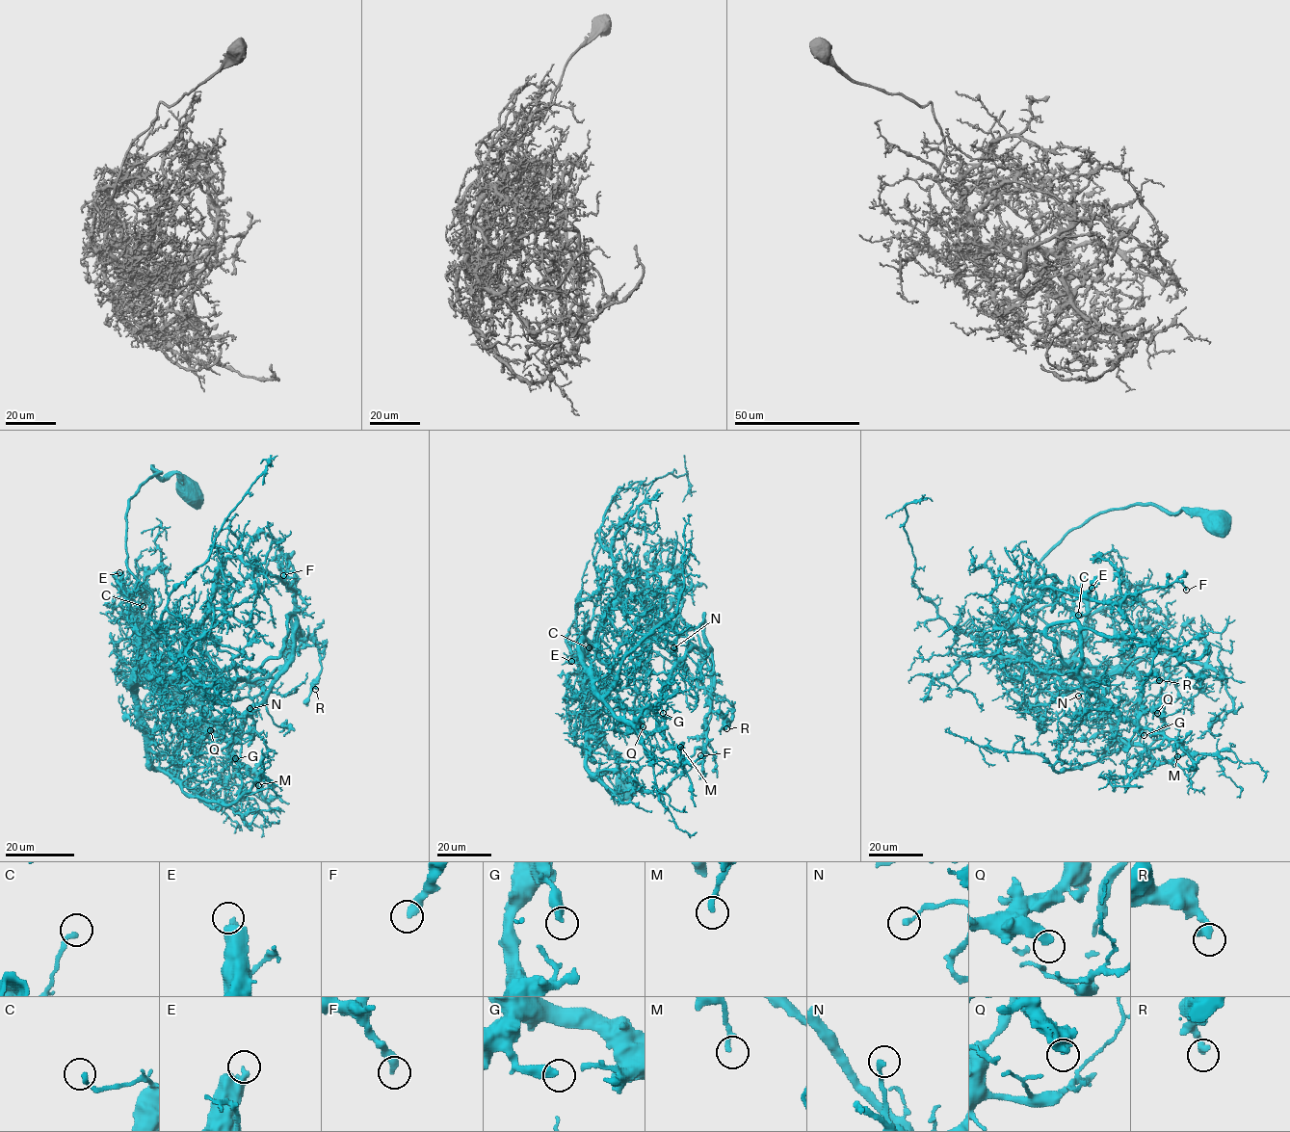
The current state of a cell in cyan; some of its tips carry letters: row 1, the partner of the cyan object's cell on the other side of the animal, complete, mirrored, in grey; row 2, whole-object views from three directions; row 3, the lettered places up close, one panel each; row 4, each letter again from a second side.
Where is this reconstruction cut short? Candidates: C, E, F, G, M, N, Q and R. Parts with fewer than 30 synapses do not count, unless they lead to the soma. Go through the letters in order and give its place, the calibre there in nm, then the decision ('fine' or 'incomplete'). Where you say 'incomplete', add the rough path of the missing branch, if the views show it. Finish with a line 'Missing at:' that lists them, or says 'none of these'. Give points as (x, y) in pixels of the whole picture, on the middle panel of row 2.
C: at (589, 647); 240 nm thick; fine
E: at (571, 661); 440 nm thick; incomplete; missing branch runs (571, 661), (593, 644), (618, 611), (651, 618), (670, 600), (669, 563), (689, 538), (686, 532)
F: at (700, 755); 340 nm thick; fine
G: at (663, 713); 400 nm thick; fine
M: at (680, 747); 260 nm thick; fine
N: at (673, 647); 240 nm thick; fine
Q: at (643, 726); 320 nm thick; fine
R: at (726, 728); 360 nm thick; fine
Missing at: E

